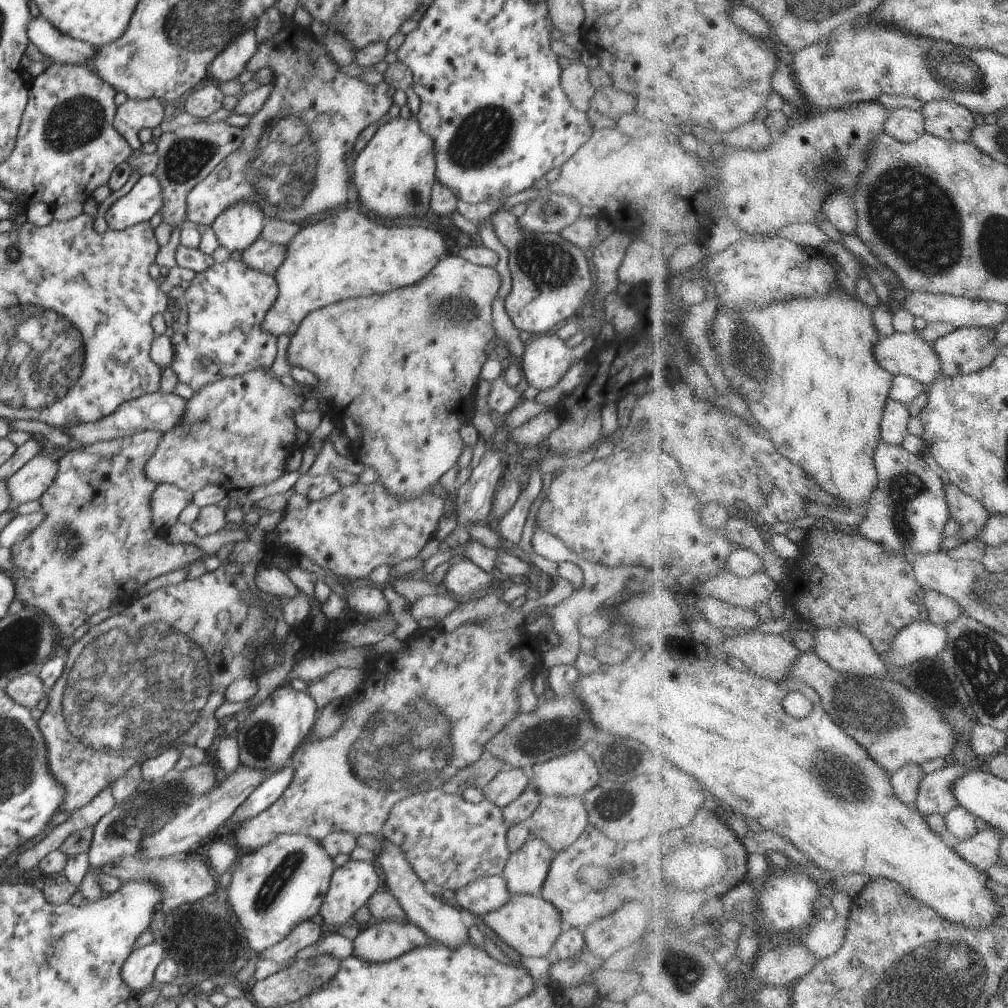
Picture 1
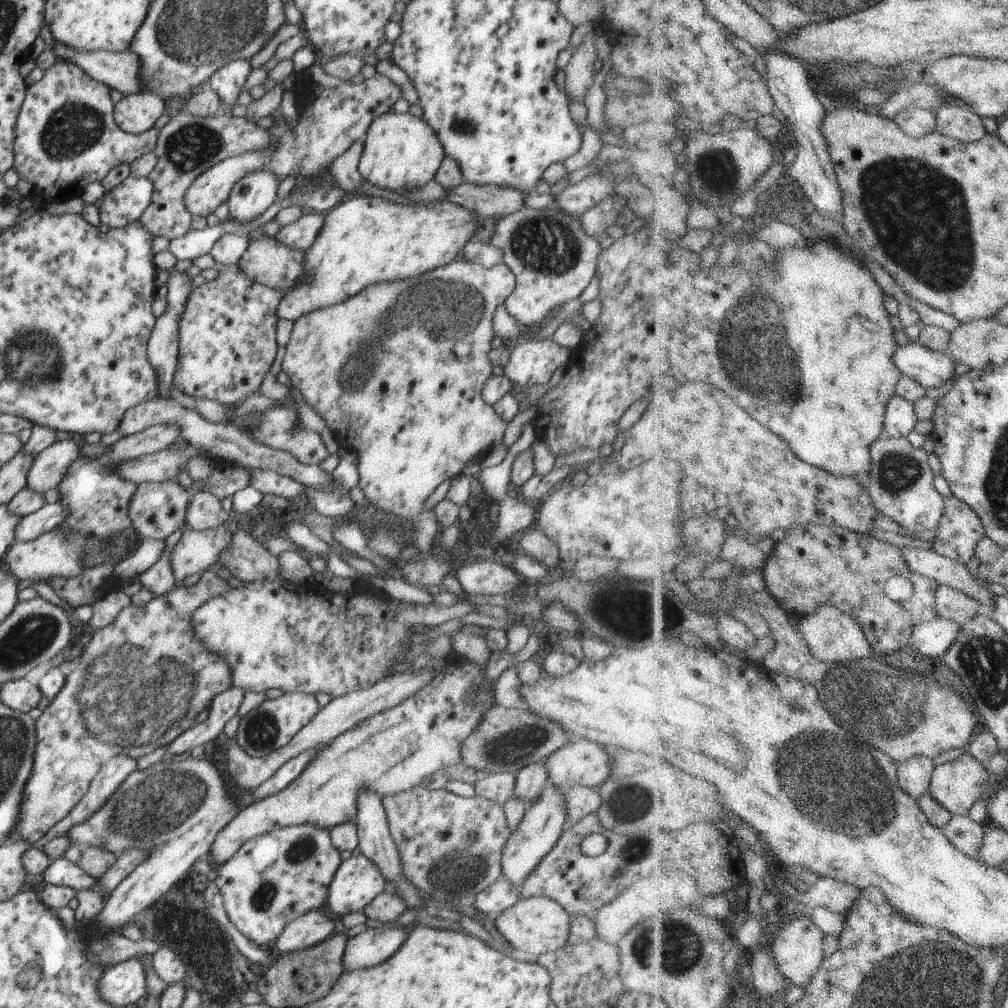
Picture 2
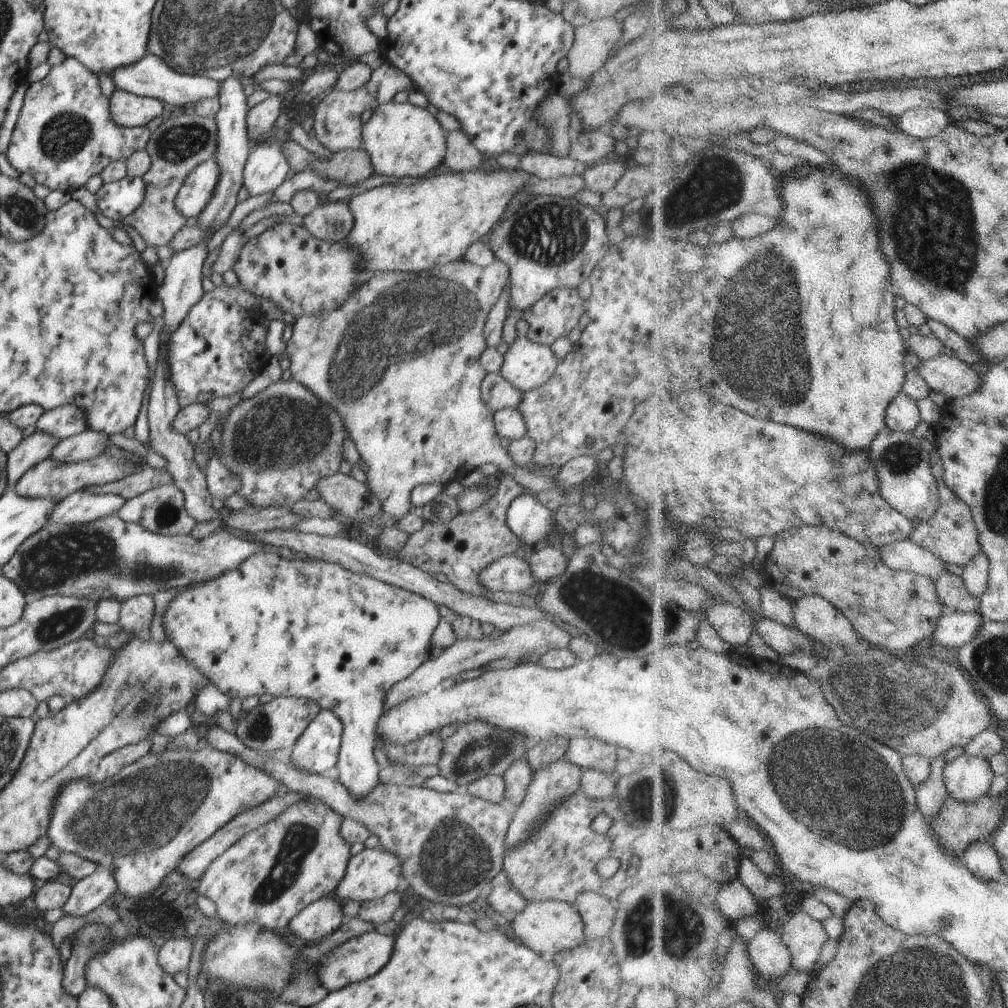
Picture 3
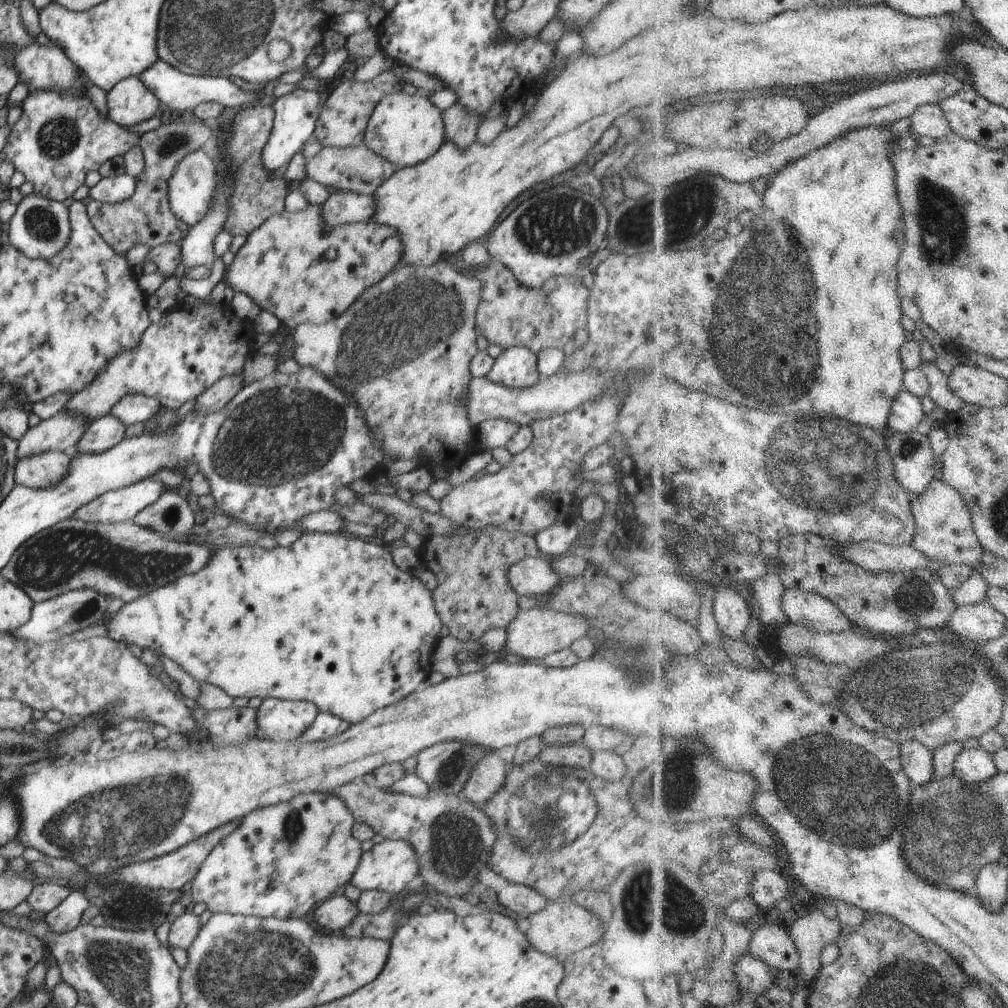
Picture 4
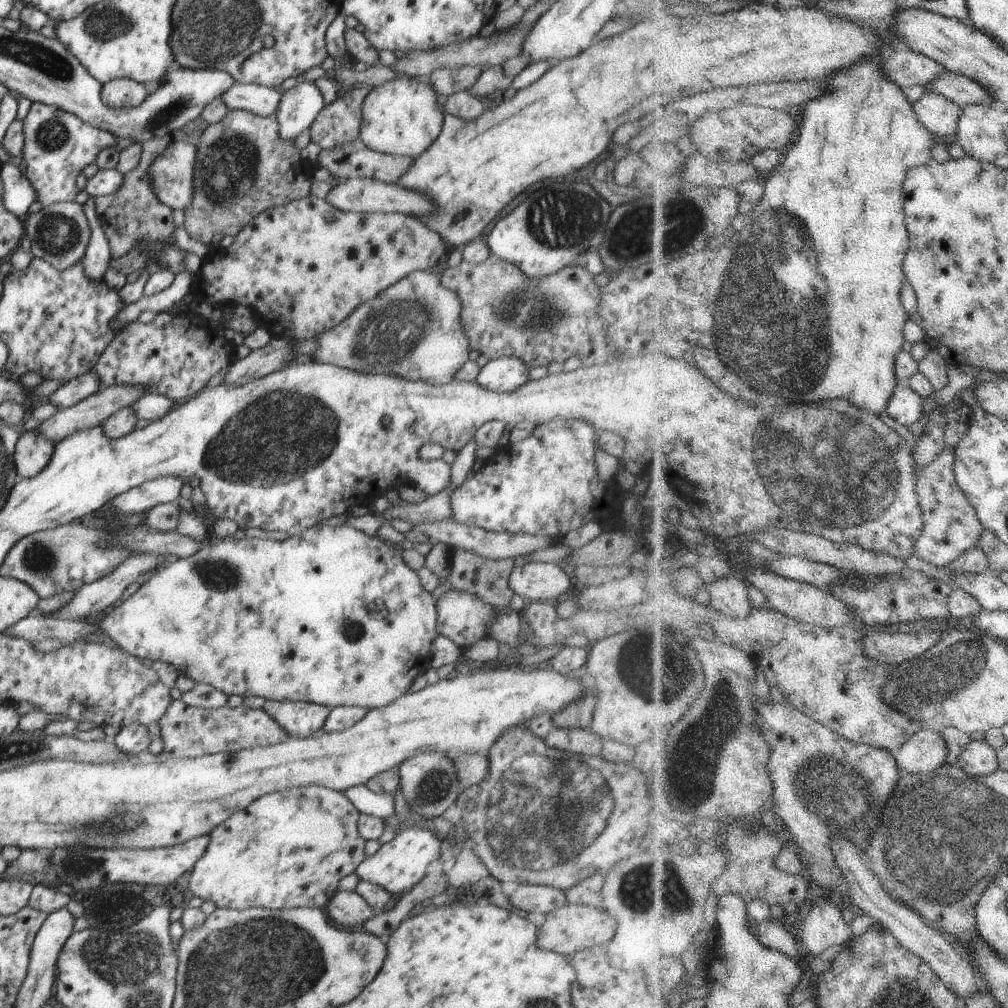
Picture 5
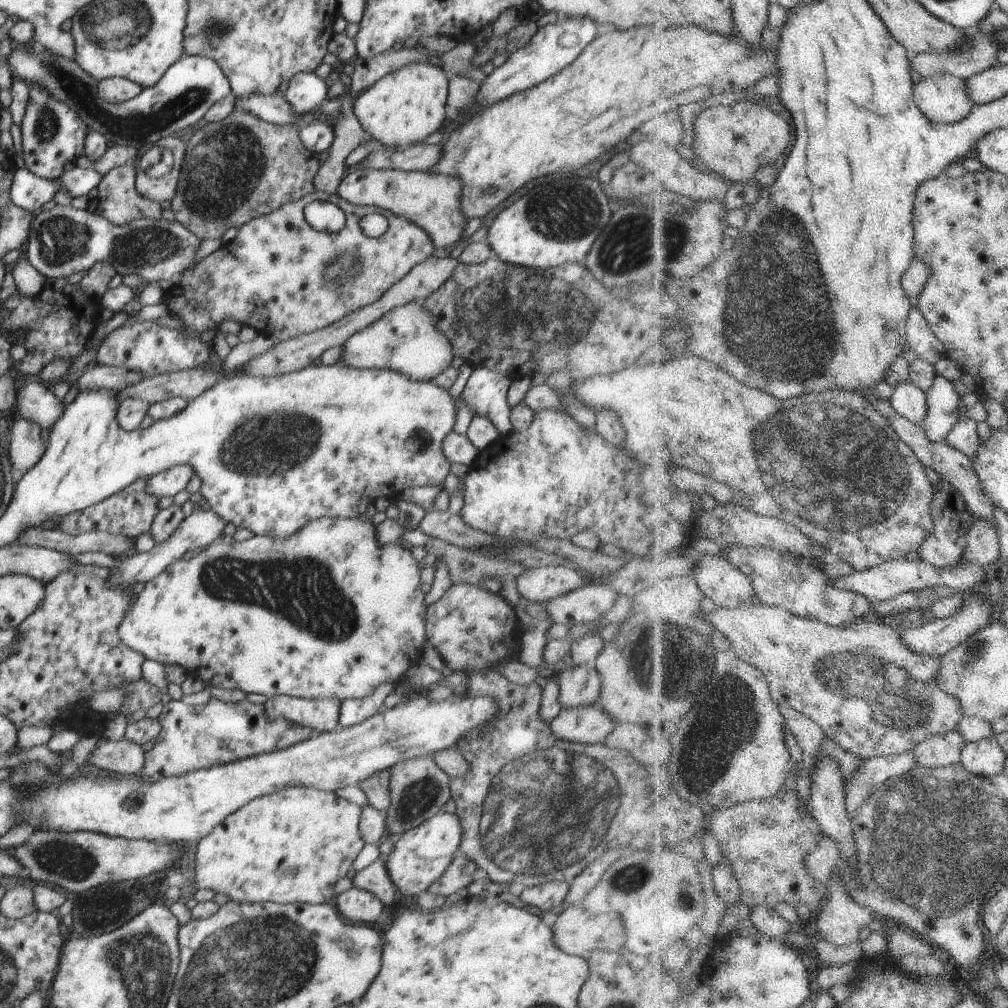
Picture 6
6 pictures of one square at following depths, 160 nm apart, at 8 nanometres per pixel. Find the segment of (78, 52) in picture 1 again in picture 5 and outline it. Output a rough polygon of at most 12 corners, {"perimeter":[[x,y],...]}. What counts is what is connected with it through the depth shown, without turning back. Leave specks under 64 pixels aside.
{"perimeter":[[235,82],[220,98],[230,111],[275,114],[281,89]]}

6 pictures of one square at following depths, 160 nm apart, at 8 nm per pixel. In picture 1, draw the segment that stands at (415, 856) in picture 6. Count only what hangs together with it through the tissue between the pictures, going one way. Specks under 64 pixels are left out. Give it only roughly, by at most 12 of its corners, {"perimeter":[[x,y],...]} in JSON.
{"perimeter":[[370,861],[335,869],[320,908],[326,928],[367,904],[380,876]]}

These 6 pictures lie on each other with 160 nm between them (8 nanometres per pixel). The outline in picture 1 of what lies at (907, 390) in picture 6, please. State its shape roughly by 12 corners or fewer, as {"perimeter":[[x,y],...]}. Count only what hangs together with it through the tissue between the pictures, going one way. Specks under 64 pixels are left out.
{"perimeter":[[891,399],[883,440],[901,445],[909,434],[910,406]]}

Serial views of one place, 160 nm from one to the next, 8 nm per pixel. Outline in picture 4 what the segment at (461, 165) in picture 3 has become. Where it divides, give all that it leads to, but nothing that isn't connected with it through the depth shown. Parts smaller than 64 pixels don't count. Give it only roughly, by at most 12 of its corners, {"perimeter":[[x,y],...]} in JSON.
{"perimeter":[[460,103],[442,113],[446,141],[465,149],[482,121]]}

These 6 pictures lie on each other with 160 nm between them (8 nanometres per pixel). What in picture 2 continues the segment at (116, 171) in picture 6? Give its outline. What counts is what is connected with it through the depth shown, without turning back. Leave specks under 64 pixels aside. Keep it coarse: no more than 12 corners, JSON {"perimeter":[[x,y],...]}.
{"perimeter":[[225,111],[176,112],[159,130],[140,224],[173,241],[184,196],[218,162],[266,150],[268,129]]}

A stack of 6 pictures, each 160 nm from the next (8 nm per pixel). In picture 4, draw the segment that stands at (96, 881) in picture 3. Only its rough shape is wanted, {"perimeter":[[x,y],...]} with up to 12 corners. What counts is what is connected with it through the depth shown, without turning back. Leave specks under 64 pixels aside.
{"perimeter":[[71,893],[42,920],[55,933],[80,924],[90,905],[87,896]]}

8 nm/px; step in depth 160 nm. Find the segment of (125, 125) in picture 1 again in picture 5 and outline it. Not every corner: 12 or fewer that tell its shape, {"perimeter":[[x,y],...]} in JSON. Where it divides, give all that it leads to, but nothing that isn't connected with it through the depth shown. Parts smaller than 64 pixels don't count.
{"perimeter":[[128,77],[101,85],[110,108],[138,106],[148,84]]}

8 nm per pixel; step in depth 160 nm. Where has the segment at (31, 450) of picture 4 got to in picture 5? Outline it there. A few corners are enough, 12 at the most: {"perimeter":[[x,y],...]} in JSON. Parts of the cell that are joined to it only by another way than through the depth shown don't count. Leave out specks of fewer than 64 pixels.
{"perimeter":[[114,385],[56,411],[38,430],[56,444],[151,395]]}

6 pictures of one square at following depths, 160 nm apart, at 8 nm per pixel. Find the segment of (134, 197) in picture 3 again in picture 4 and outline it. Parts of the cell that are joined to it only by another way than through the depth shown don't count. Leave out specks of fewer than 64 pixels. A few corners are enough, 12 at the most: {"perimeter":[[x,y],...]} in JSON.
{"perimeter":[[126,173],[102,177],[89,200],[119,203],[134,194]]}

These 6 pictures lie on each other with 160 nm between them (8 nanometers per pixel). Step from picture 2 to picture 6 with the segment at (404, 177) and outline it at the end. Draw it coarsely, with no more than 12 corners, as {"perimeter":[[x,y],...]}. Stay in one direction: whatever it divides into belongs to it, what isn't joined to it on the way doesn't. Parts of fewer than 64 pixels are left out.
{"perimeter":[[413,62],[353,112],[384,146],[420,143],[446,118],[449,74]]}

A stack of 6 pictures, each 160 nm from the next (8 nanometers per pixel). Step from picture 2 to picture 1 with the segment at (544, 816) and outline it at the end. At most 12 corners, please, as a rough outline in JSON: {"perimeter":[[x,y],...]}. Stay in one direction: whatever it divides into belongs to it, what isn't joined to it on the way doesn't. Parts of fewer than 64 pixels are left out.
{"perimeter":[[538,835],[512,851],[511,894],[540,894],[554,856]]}

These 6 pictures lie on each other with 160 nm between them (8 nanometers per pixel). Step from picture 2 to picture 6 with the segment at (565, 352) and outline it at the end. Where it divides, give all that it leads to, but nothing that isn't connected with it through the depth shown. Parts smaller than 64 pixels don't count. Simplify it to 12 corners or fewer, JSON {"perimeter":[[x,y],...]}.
{"perimeter":[[475,367],[461,398],[490,420],[511,432],[507,394],[513,376]]}

